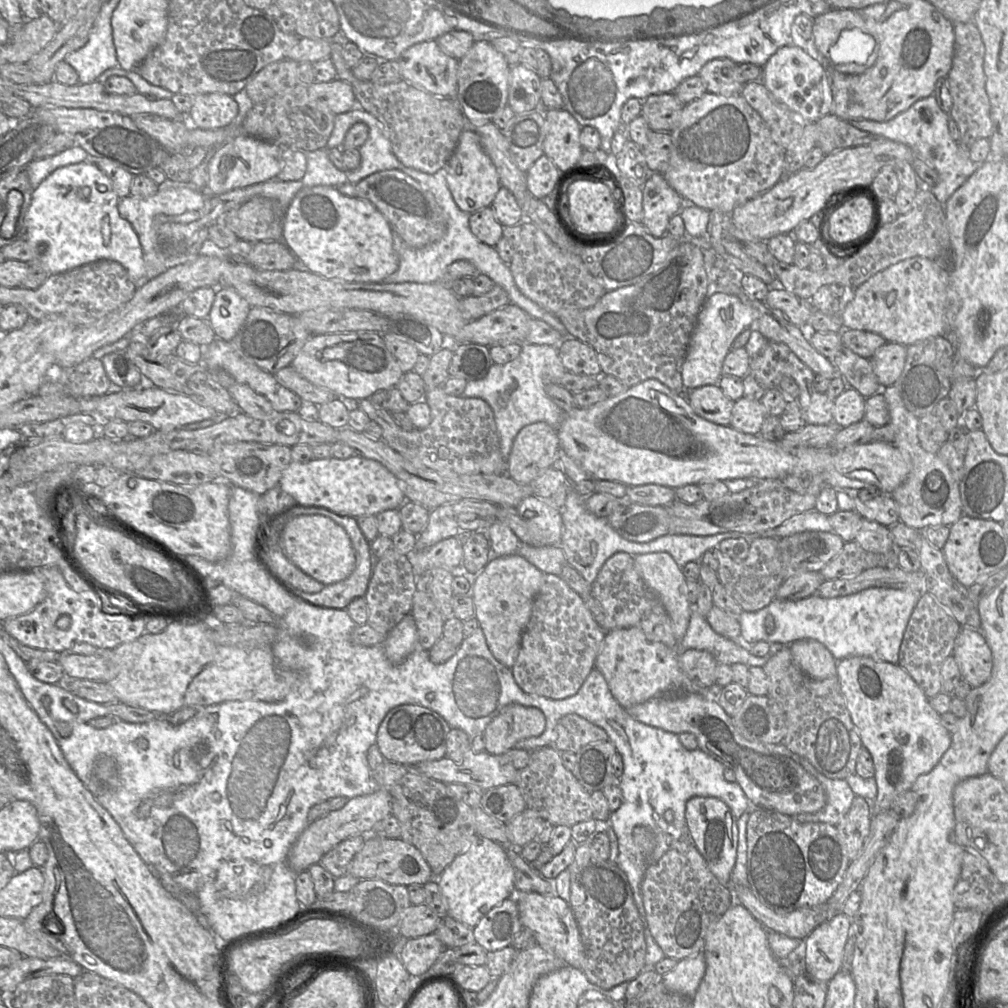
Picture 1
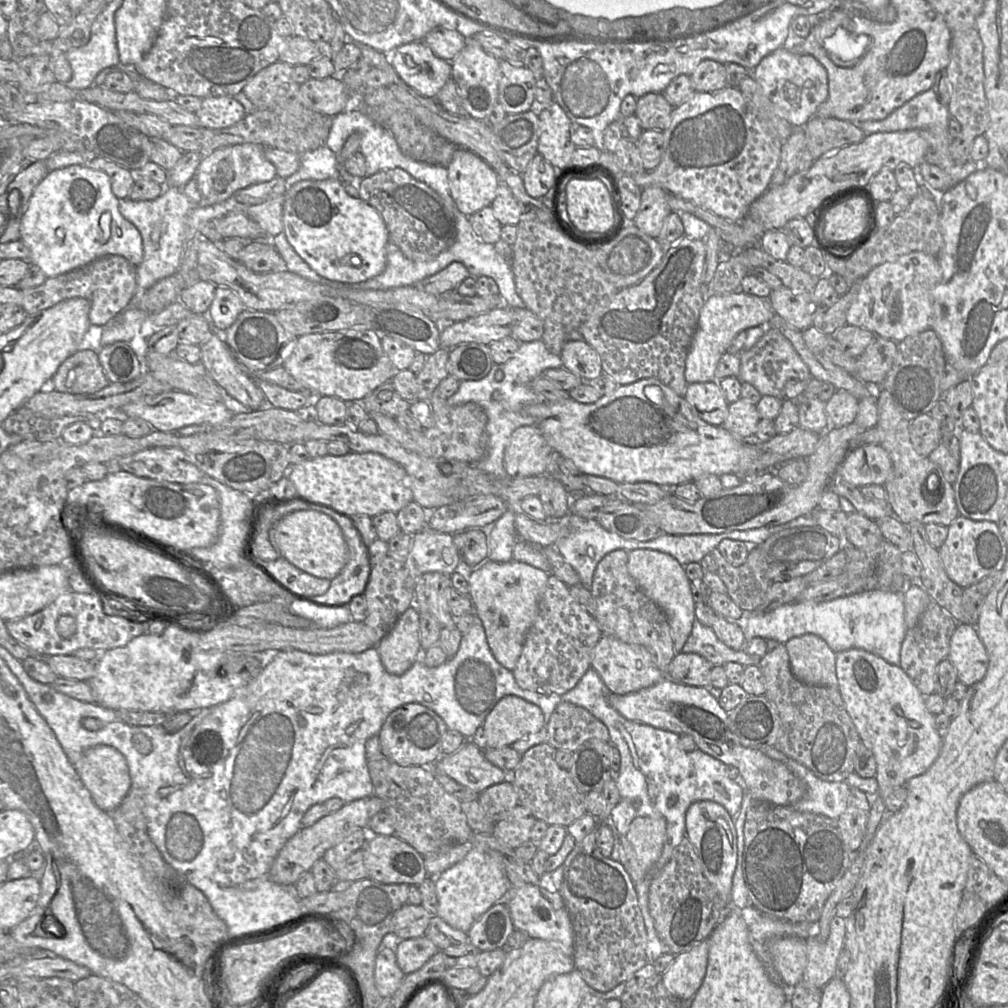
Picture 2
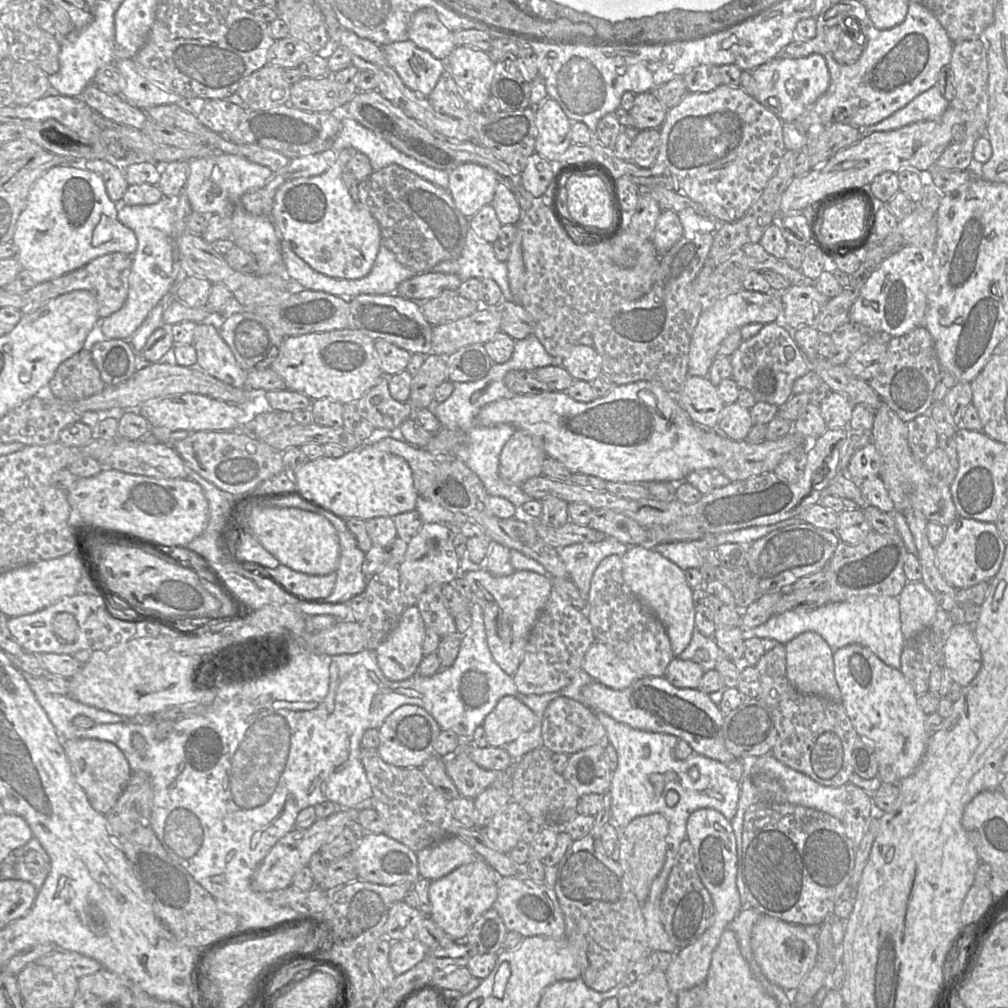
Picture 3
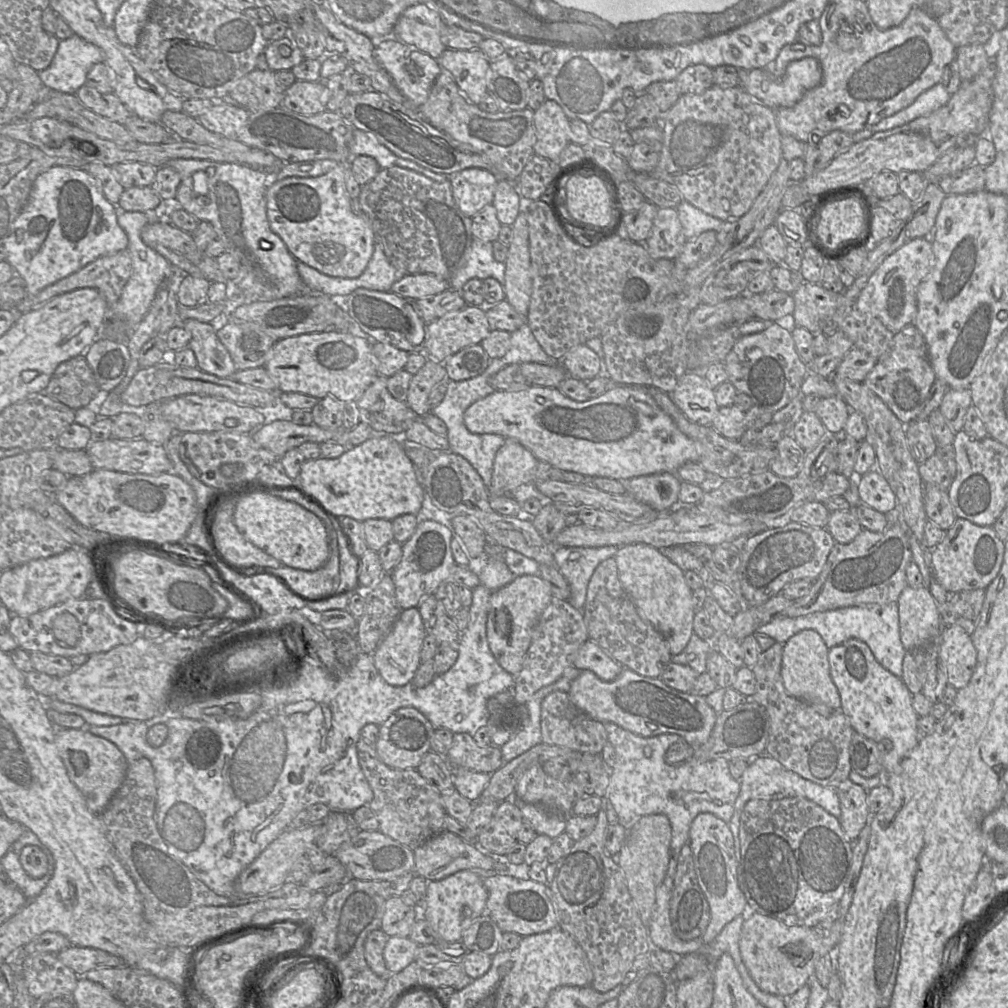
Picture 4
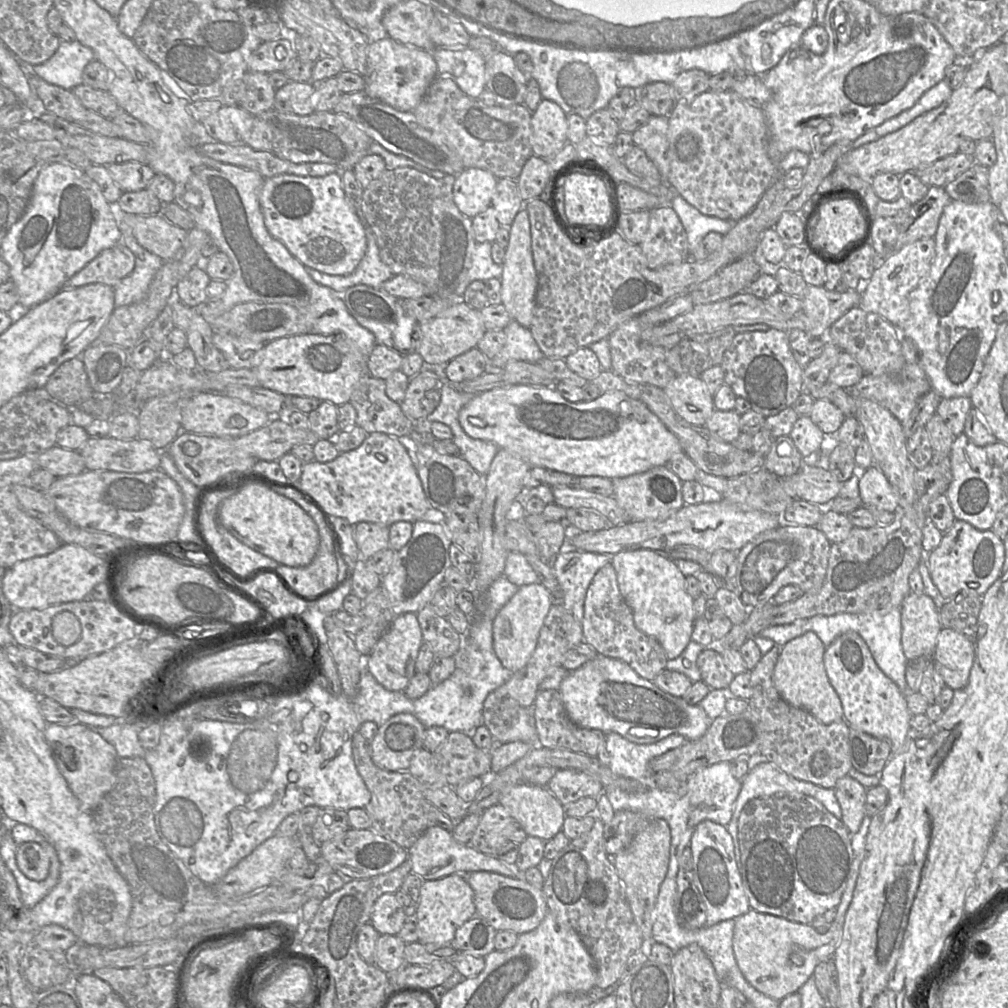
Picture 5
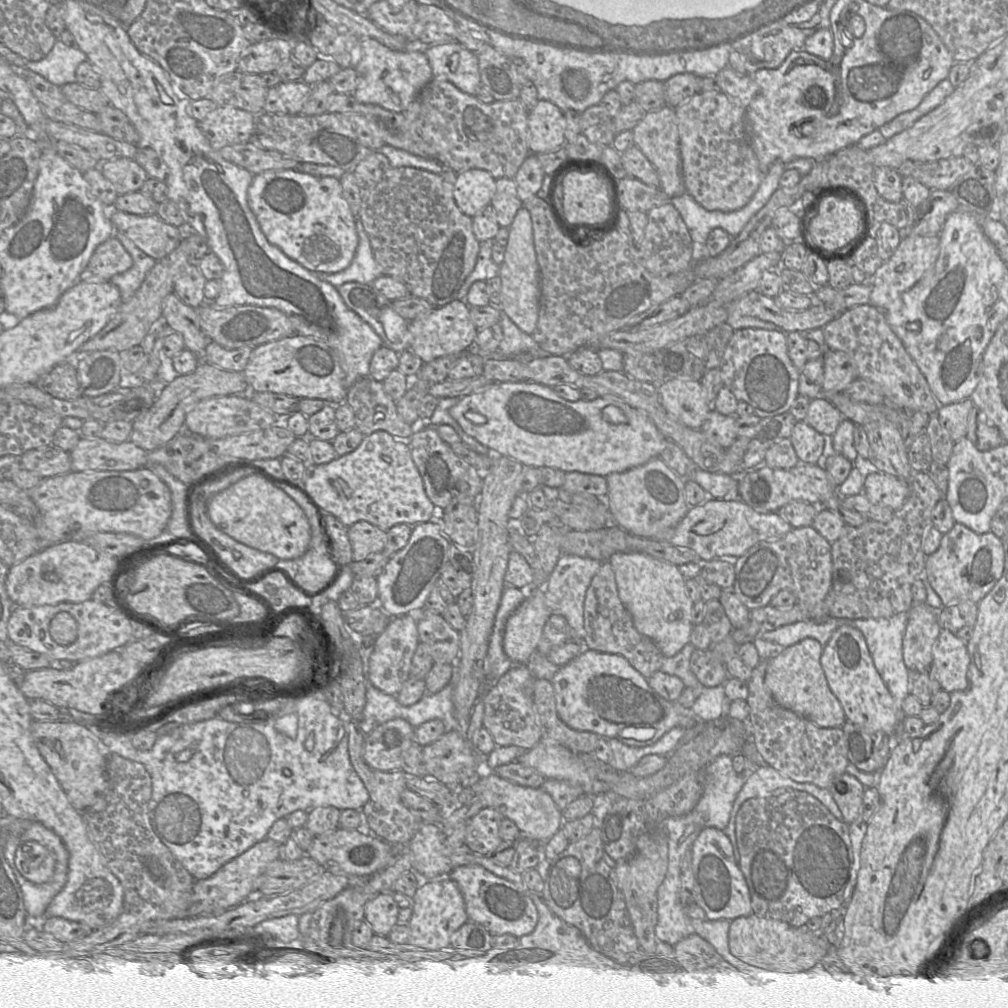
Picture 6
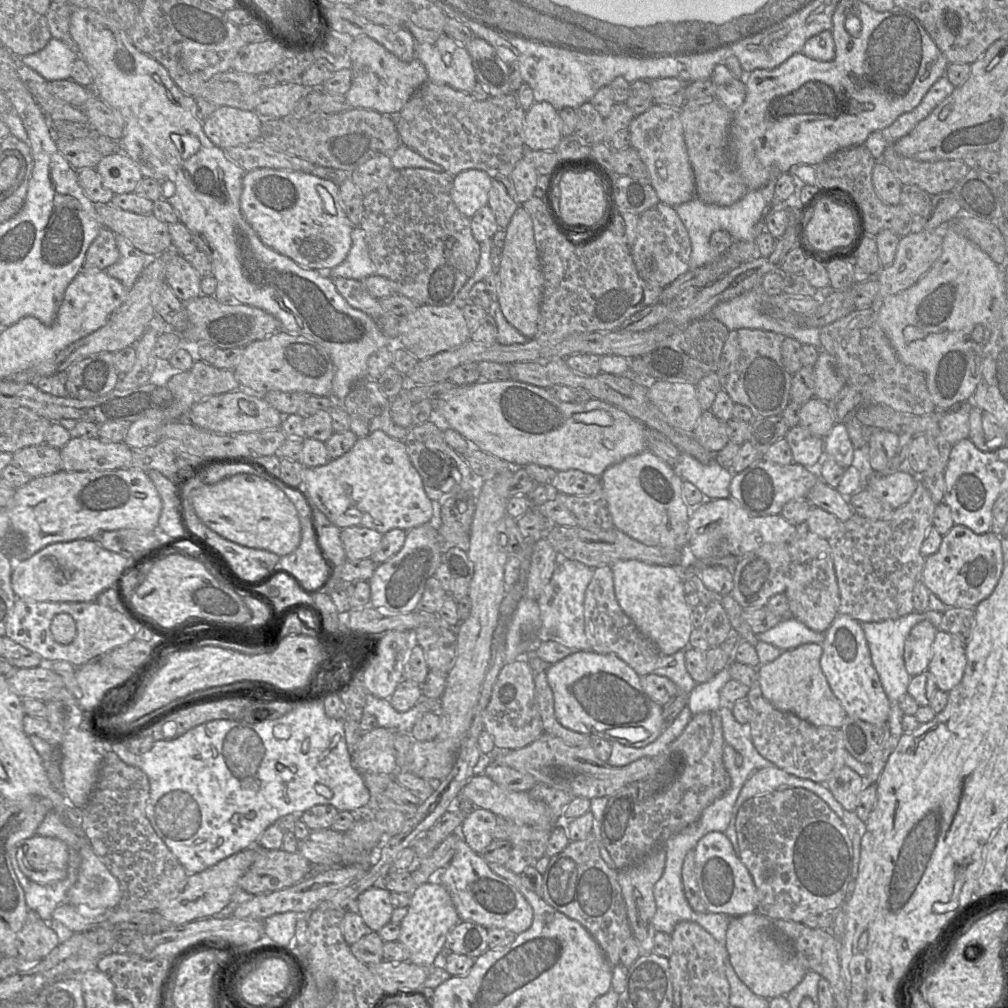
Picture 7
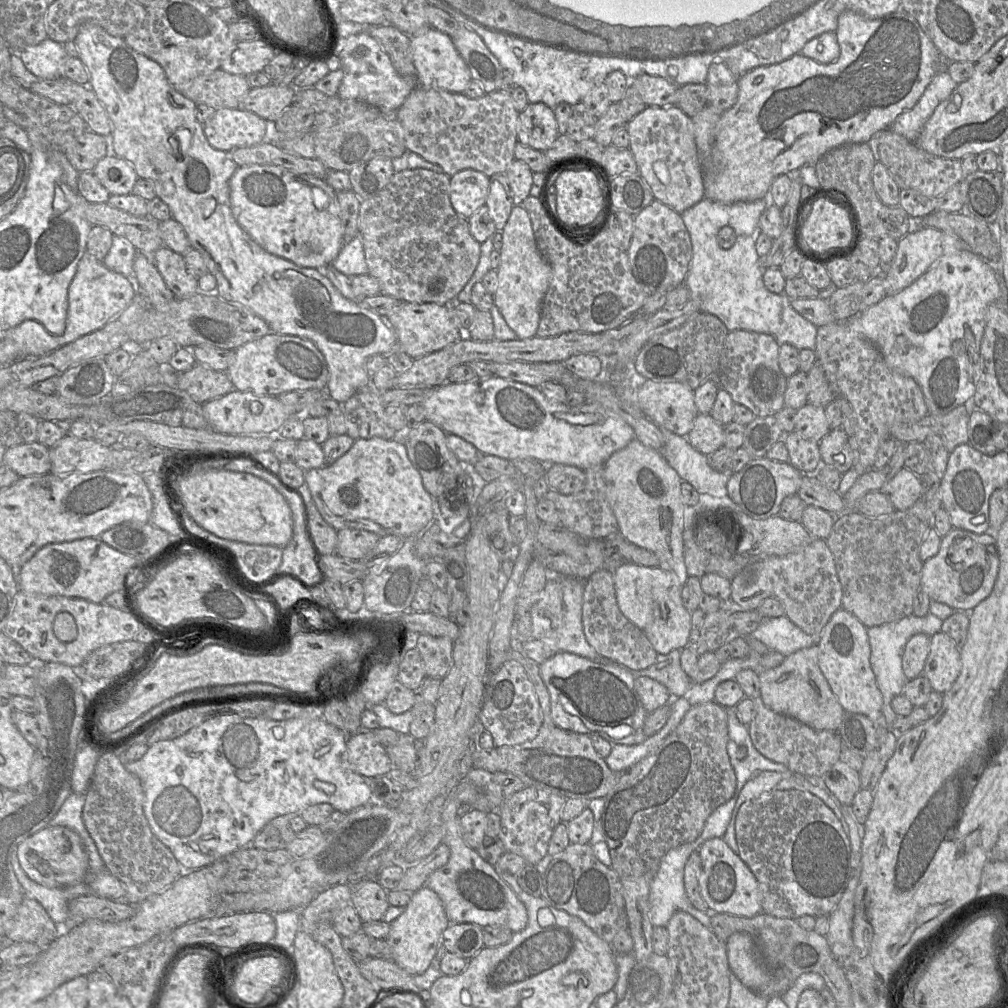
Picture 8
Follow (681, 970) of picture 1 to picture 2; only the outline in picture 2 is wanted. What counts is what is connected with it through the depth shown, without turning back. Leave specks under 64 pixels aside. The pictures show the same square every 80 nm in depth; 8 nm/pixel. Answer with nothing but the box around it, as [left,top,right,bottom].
[661,939,709,1000]

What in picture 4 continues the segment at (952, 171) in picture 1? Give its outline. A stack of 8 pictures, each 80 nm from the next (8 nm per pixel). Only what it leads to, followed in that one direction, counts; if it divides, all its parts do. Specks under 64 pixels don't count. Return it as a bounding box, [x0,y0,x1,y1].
[863,82,951,133]

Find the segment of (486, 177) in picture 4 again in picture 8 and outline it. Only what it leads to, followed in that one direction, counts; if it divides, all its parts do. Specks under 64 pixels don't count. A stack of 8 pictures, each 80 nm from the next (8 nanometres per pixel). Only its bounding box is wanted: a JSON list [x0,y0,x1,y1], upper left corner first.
[449,168,490,219]

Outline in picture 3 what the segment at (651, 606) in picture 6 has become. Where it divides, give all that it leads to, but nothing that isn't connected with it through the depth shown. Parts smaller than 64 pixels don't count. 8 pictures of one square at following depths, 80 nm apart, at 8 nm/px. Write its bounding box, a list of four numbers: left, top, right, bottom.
[621,545,695,657]

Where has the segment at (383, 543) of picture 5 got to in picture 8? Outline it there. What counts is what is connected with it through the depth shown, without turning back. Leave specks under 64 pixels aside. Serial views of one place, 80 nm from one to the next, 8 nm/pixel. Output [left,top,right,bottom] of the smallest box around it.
[336,529,379,560]

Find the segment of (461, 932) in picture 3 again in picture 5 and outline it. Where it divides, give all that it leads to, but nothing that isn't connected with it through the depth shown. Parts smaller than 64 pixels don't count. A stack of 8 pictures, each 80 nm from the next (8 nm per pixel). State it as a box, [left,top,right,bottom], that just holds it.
[416,873,476,944]

